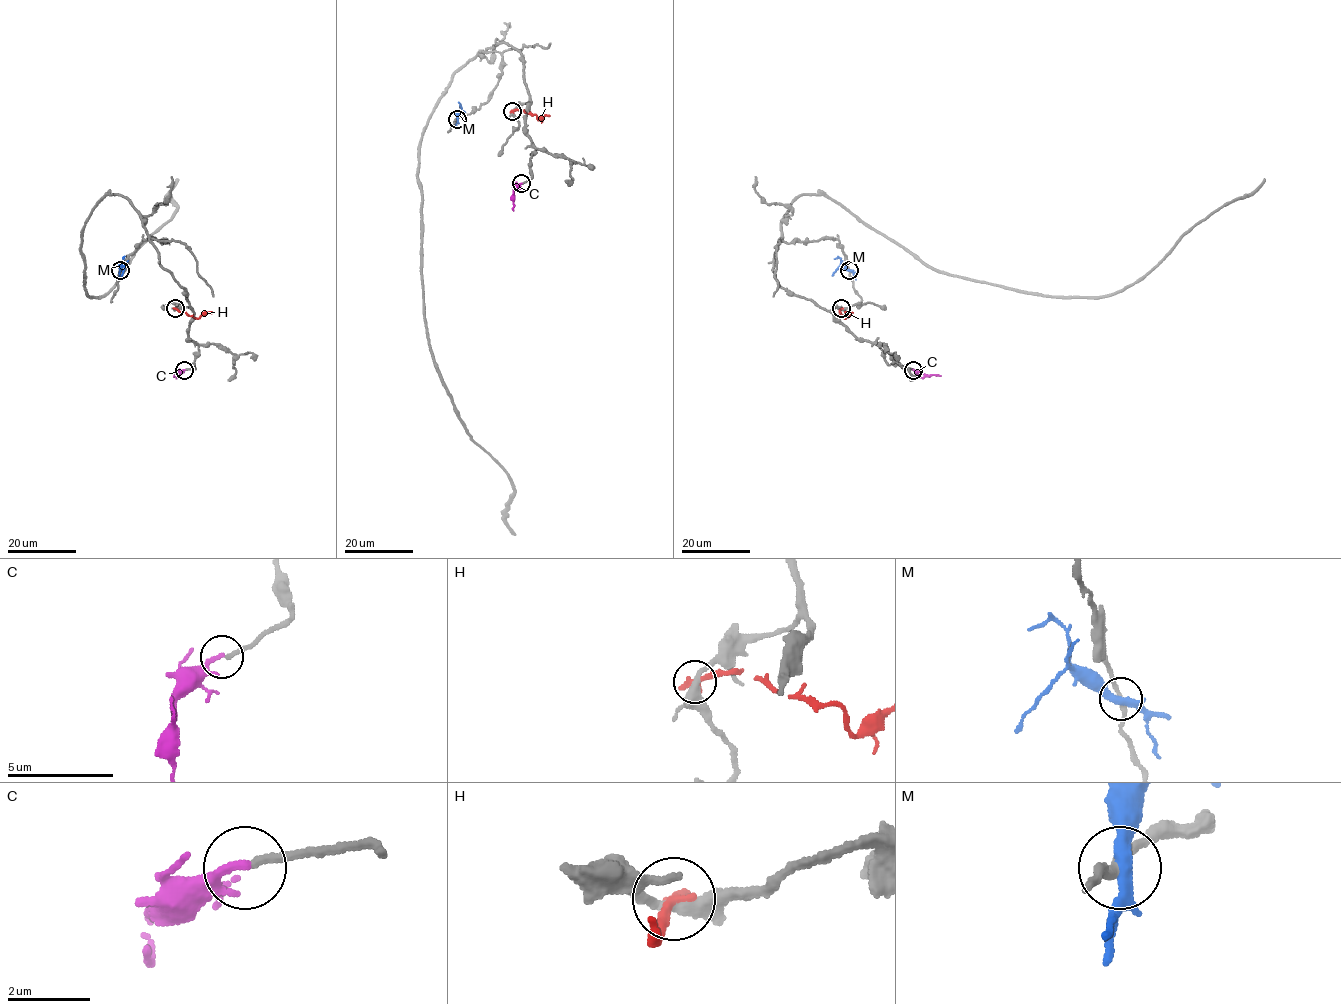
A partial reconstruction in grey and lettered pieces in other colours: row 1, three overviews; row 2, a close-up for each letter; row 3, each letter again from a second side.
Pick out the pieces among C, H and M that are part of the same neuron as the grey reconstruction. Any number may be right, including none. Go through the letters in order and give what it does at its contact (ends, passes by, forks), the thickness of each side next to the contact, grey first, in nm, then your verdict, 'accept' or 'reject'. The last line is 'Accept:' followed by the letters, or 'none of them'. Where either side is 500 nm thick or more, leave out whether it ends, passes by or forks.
C: it ends | 190/220 nm | reject
H: it ends | 320/320 nm | reject
M: it passes by | 180/360 nm | reject
Accept: none of them

